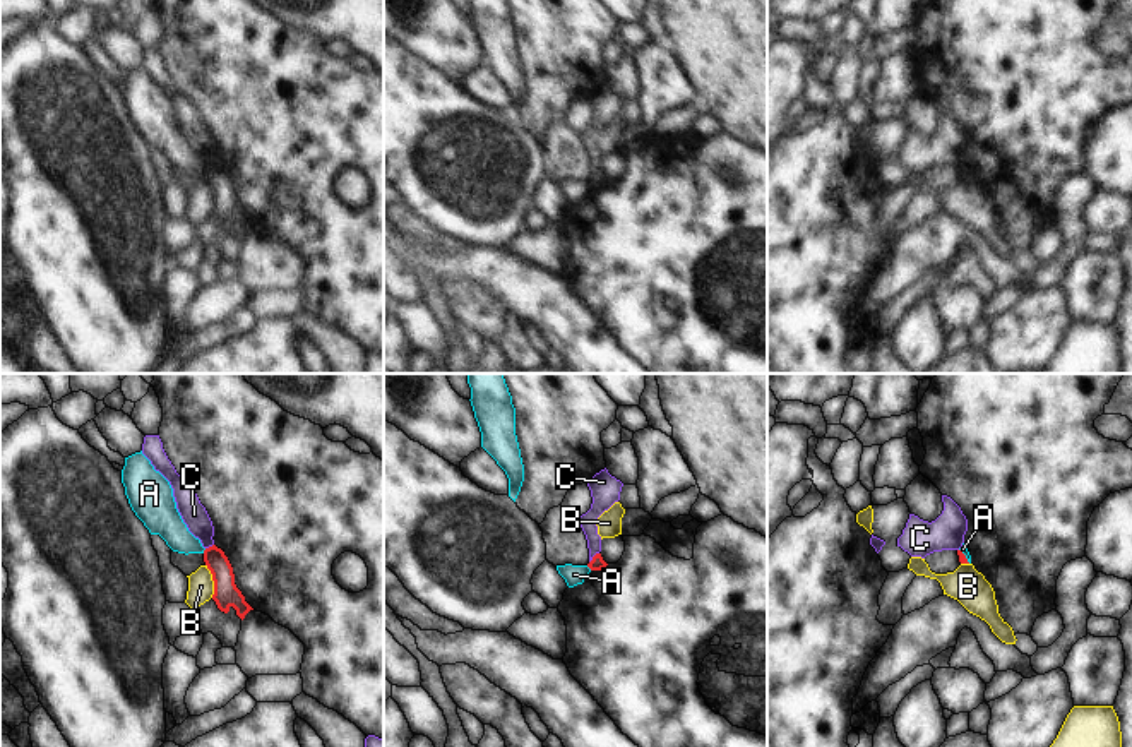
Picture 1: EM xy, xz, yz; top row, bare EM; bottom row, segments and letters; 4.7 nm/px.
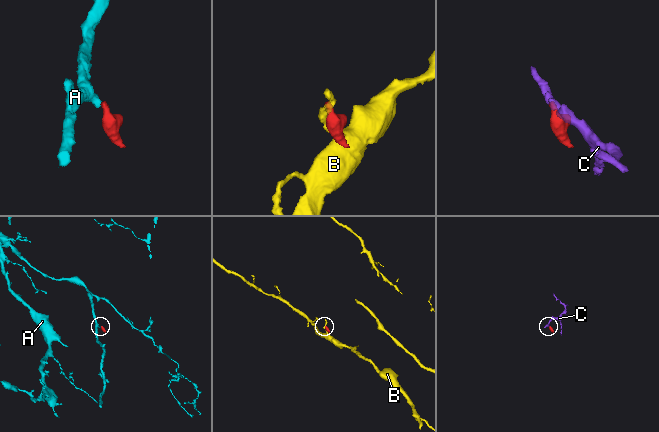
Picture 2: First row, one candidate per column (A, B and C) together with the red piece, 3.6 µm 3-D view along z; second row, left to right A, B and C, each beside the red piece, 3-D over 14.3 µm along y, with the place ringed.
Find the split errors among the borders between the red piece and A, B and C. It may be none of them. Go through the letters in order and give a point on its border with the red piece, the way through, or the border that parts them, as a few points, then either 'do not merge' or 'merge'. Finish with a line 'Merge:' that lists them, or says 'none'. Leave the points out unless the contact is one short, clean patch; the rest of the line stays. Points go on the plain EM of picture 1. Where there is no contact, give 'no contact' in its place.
A: meets red in xy at (204, 167); border along xy (206, 165), (202, 168); do not merge
B: meets red in xy at (213, 196); do not merge
C: meets red in xz at (593, 173); border along xz (598, 168), (589, 179); do not merge
Merge: none

